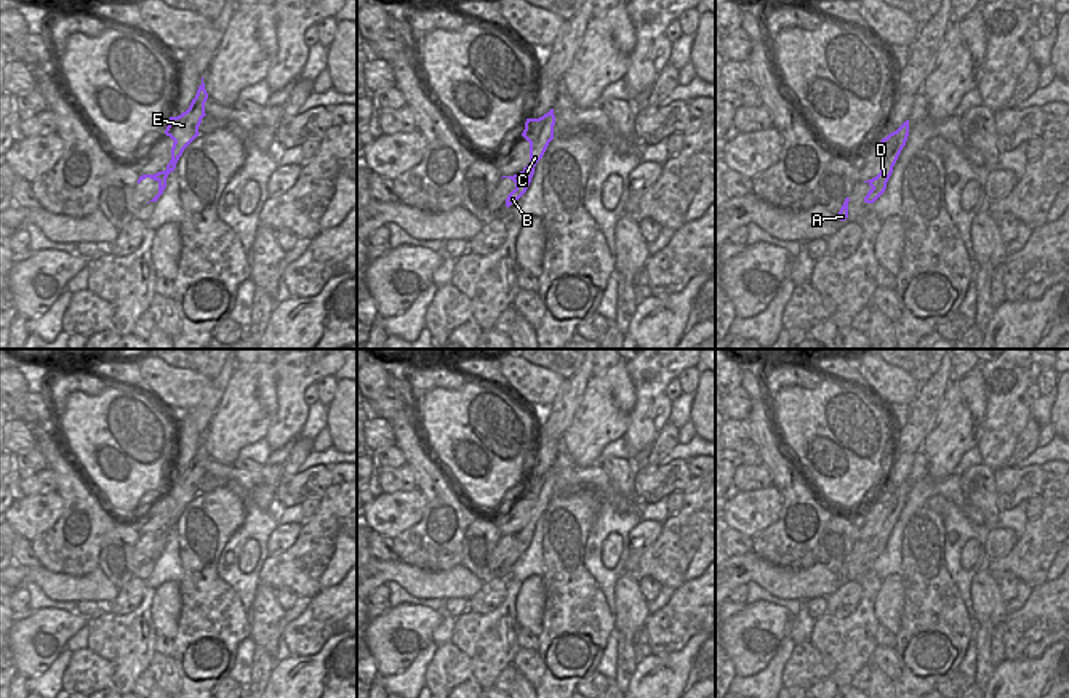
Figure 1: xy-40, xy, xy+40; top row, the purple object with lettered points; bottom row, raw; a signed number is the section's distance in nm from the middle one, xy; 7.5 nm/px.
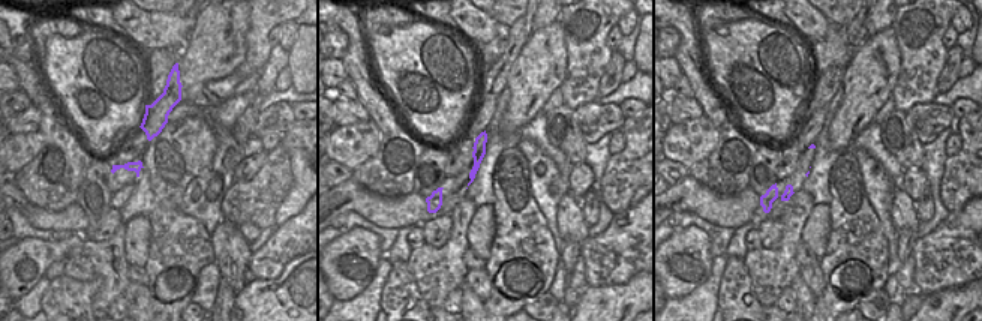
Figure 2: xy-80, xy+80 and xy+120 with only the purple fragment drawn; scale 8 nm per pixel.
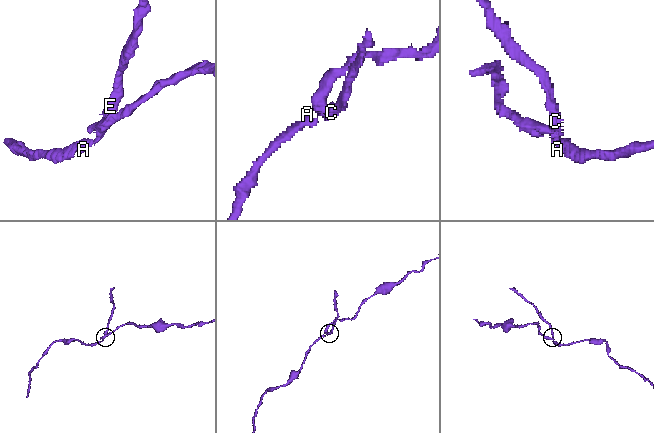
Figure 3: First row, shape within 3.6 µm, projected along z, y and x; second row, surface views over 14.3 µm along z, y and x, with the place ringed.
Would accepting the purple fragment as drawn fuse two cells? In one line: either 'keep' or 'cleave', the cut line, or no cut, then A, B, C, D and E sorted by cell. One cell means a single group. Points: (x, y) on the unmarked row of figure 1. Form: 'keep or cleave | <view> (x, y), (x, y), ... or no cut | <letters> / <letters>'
cleave | xy+40 (904, 498), (900, 498), (882, 521) | A B C D / E

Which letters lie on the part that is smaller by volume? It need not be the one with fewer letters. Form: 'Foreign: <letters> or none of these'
Foreign: E

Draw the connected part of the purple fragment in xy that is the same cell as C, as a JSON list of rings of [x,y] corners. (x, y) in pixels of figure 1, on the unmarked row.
[[[547,499],[530,503],[530,522],[520,532],[517,532],[514,535],[502,535],[502,536],[509,536],[515,541],[515,548],[506,557],[507,567],[512,562],[515,562],[526,551],[526,548],[531,541],[531,536],[534,533],[534,525],[543,517],[547,504],[549,504]]]

